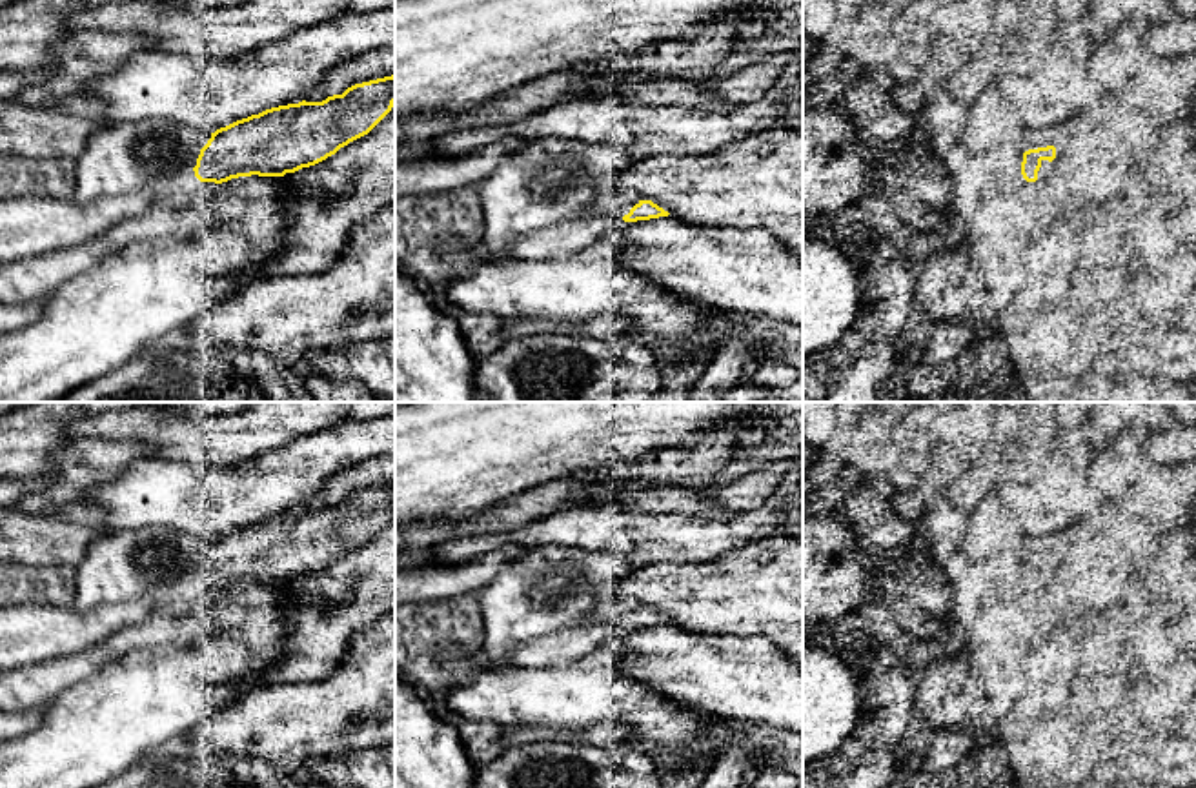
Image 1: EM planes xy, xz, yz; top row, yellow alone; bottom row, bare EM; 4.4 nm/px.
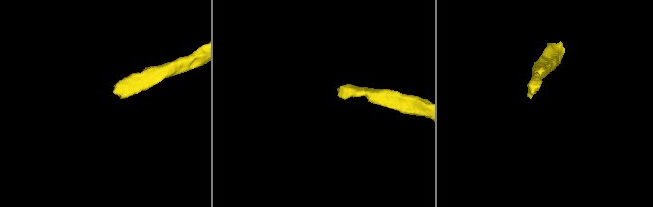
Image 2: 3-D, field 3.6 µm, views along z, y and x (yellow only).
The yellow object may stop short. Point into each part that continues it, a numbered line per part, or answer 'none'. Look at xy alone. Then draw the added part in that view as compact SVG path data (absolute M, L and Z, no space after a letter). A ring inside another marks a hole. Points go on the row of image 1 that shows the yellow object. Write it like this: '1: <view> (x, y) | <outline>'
1: xy (31, 224) | M188 166L140 189L82 204L75 198L16 197L0 200L0 264L87 242L153 202L189 204L200 180Z

